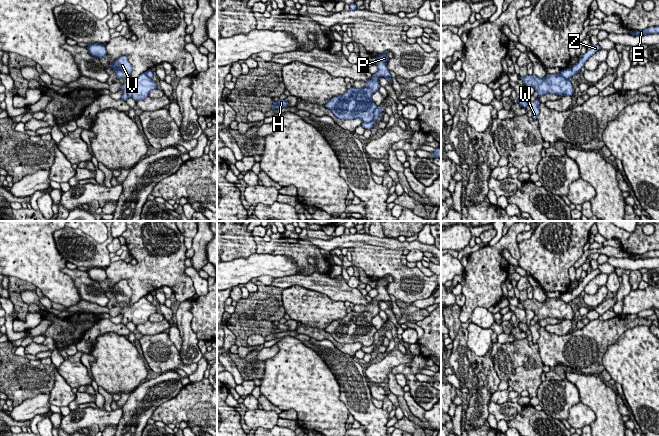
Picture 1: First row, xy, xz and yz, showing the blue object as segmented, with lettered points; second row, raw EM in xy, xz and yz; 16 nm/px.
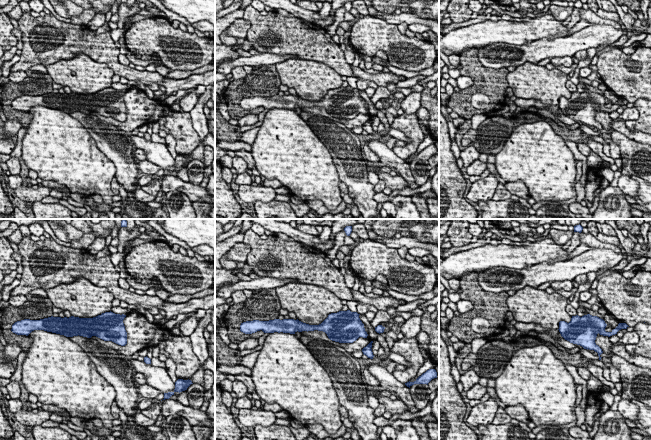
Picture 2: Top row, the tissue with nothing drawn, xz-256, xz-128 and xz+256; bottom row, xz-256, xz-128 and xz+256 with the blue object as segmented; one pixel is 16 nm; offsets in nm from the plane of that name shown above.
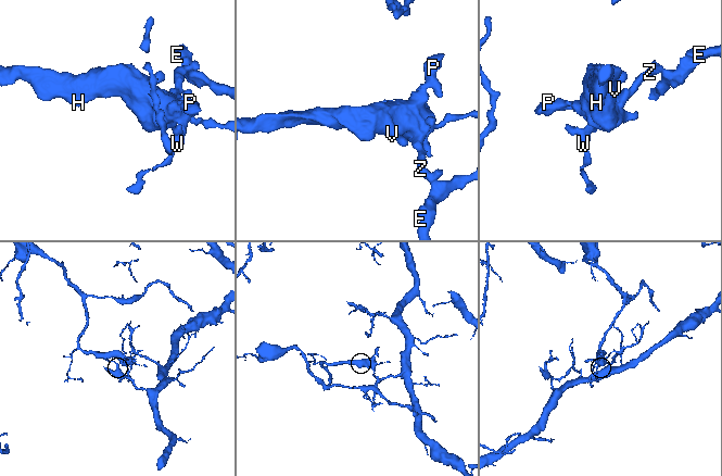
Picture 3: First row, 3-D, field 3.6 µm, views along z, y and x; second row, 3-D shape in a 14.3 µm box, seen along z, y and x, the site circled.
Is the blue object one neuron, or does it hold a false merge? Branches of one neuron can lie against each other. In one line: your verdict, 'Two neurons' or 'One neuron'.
Two neurons

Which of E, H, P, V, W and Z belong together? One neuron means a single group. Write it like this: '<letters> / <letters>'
E Z / H P V W

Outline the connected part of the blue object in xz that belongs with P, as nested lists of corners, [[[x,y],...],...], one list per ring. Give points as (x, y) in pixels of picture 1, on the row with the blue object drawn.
[[[387,50],[376,56],[378,71],[372,75],[371,80],[366,81],[364,88],[351,87],[343,95],[336,95],[324,105],[335,117],[341,120],[361,119],[364,123],[370,123],[374,119],[374,111],[378,106],[372,100],[372,95],[379,90],[378,78],[384,77],[392,83],[386,65],[389,60],[386,52]]]

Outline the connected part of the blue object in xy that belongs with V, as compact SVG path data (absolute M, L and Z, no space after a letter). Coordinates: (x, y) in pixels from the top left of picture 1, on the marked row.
M121 56L117 58L113 63L109 65L108 68L114 70L117 78L127 78L132 71L132 66L128 61L127 56Z

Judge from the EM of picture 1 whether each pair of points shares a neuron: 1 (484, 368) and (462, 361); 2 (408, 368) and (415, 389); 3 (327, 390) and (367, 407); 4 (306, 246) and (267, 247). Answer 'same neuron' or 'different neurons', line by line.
1: same neuron
2: same neuron
3: different neurons
4: same neuron

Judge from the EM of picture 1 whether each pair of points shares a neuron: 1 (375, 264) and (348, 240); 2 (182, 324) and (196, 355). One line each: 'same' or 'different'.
1: different
2: same

